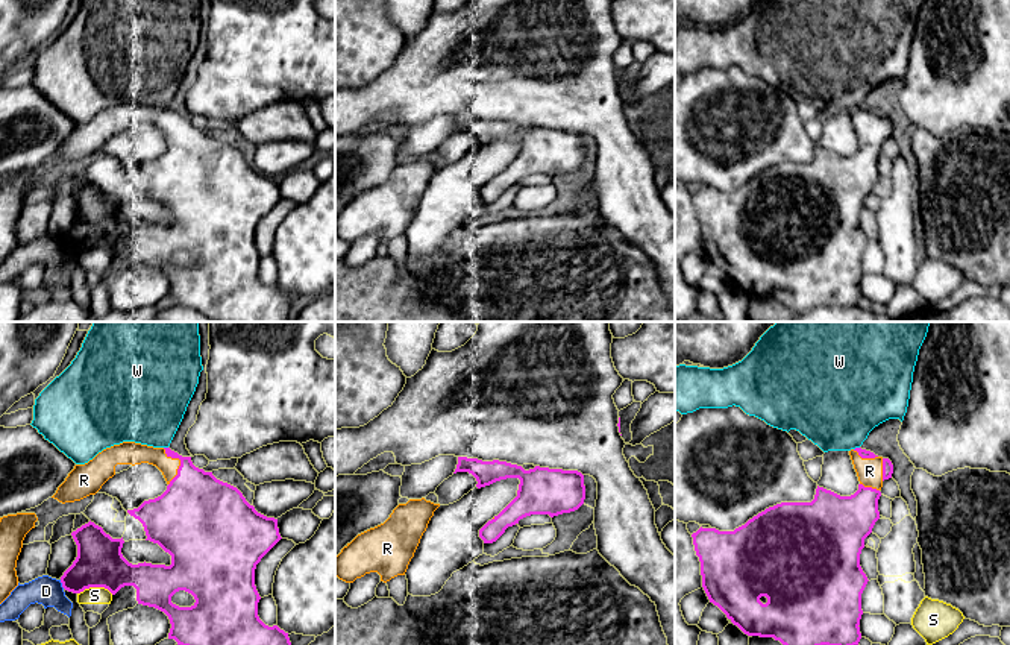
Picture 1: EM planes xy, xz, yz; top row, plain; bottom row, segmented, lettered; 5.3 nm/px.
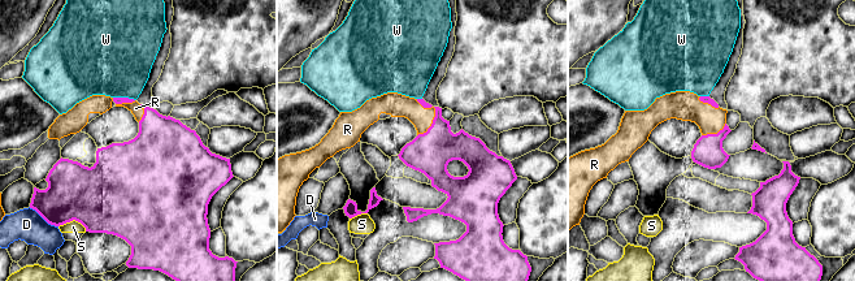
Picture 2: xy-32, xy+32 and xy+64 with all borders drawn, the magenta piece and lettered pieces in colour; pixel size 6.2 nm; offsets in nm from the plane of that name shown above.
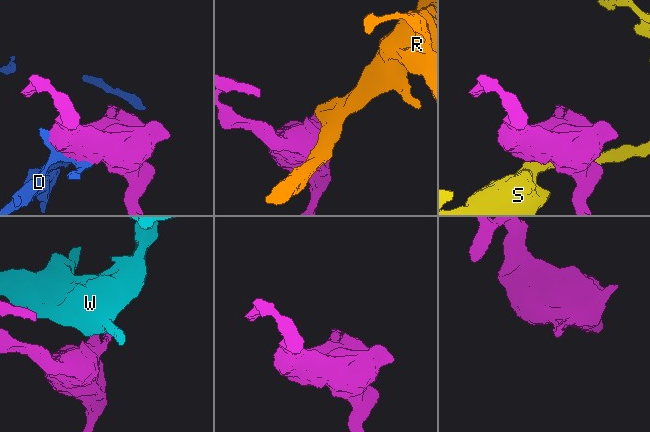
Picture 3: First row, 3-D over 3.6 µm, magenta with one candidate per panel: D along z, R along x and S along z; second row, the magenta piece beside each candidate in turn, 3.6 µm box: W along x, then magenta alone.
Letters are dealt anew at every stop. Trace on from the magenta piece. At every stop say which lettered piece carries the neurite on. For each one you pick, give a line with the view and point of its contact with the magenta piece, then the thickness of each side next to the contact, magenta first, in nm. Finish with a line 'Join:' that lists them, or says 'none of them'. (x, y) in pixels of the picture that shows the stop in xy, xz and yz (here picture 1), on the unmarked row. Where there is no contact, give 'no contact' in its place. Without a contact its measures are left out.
R: contact xy (181, 123); calibres 380 and 110 nm
Join: R

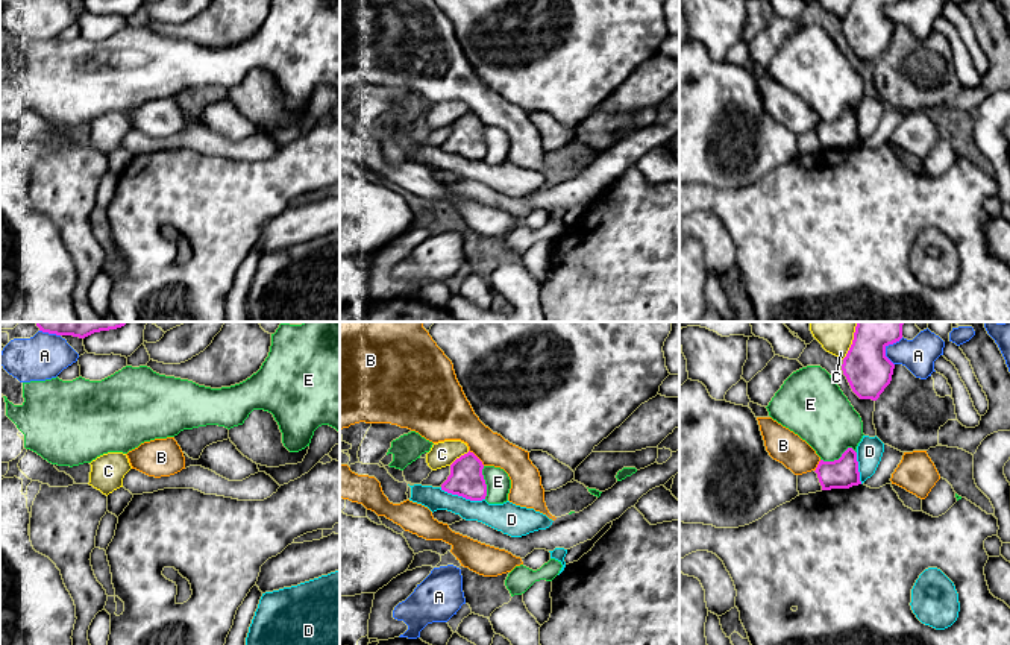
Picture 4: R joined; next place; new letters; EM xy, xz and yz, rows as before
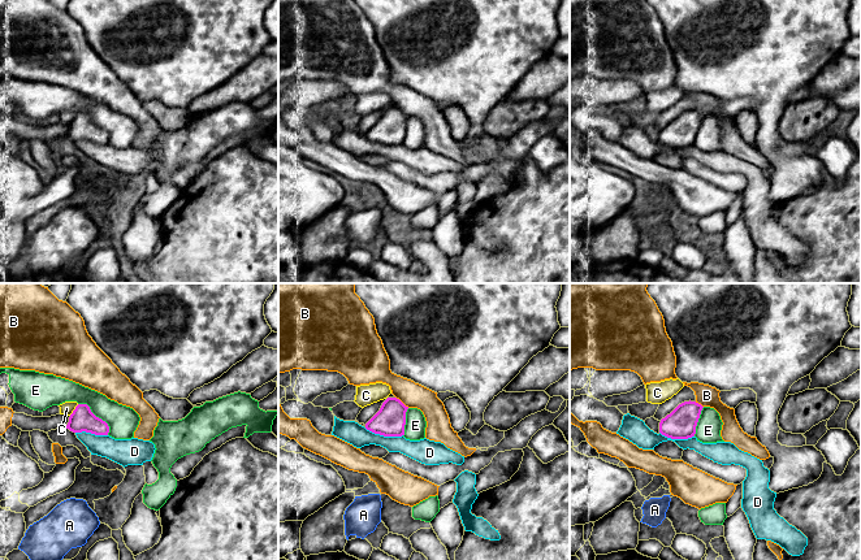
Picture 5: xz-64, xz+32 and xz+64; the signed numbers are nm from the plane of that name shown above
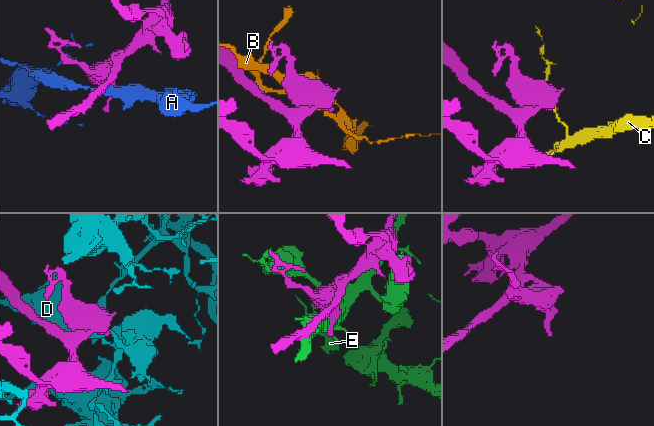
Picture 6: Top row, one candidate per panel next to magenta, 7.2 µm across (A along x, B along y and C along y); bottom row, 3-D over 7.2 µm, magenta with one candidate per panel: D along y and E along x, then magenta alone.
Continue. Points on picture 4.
Join: none of them

